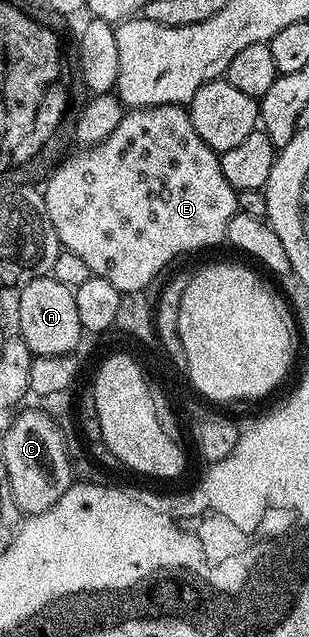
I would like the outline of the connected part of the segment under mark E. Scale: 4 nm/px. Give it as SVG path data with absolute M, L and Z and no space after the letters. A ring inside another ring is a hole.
M168 104L167 106L155 106L154 108L135 108L126 111L124 118L119 122L119 126L115 126L115 130L111 130L111 134L103 142L94 144L92 146L82 147L81 152L77 152L72 156L72 154L66 155L62 159L61 163L49 173L47 179L43 184L43 195L45 198L45 205L47 206L47 214L51 218L51 226L55 226L55 234L61 239L61 247L66 252L78 255L79 258L83 260L90 268L92 275L98 276L99 278L107 278L107 282L111 282L111 286L118 288L121 293L129 292L145 292L148 289L148 284L164 270L165 264L172 262L176 256L181 256L184 252L197 252L200 248L213 248L216 244L224 245L226 243L225 235L227 234L227 226L231 222L231 218L237 215L237 189L231 186L231 182L227 182L227 178L223 178L223 170L221 169L221 157L218 153L211 150L211 146L207 146L207 142L203 142L203 138L199 138L199 134L195 134L195 126L191 126L191 118L189 117L188 111L180 104Z

